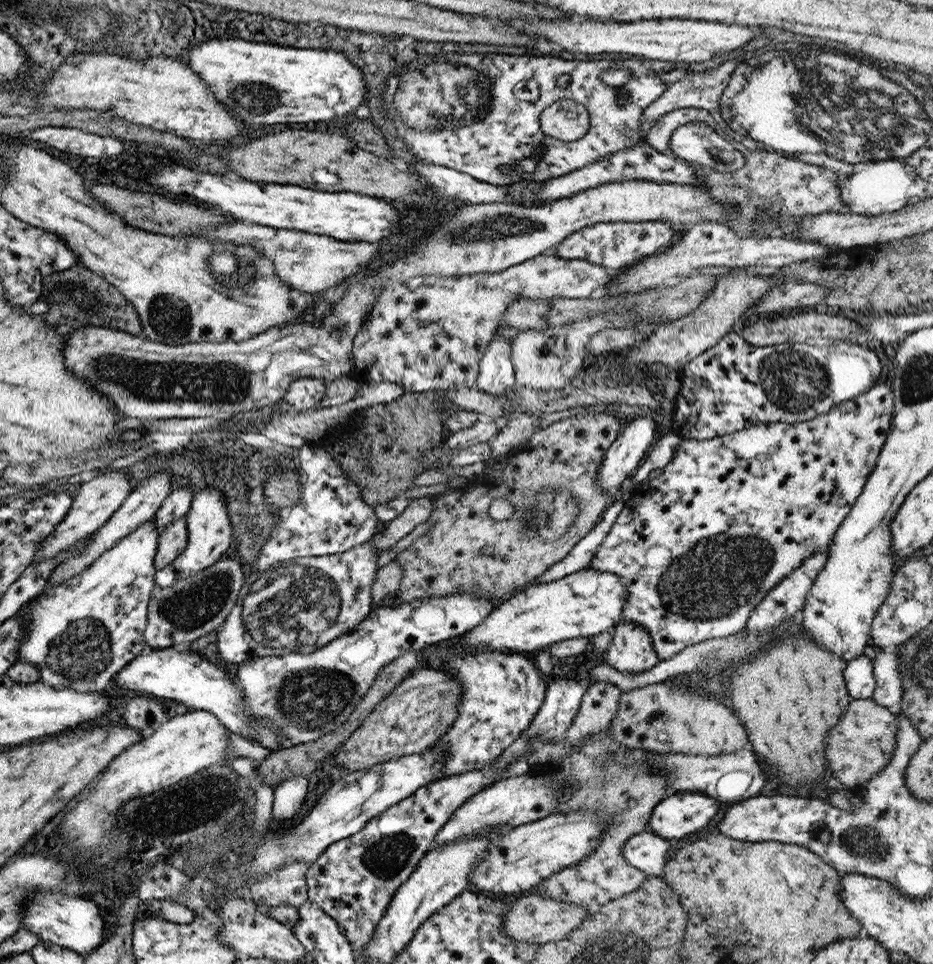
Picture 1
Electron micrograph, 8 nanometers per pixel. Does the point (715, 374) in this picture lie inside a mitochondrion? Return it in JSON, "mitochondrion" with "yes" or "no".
{"mitochondrion":"no"}

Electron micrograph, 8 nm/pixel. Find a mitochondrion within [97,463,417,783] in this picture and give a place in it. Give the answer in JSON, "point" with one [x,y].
{"point":[299,610]}

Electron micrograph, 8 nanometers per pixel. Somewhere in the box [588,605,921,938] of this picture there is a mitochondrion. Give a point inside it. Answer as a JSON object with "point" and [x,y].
{"point":[865,842]}

